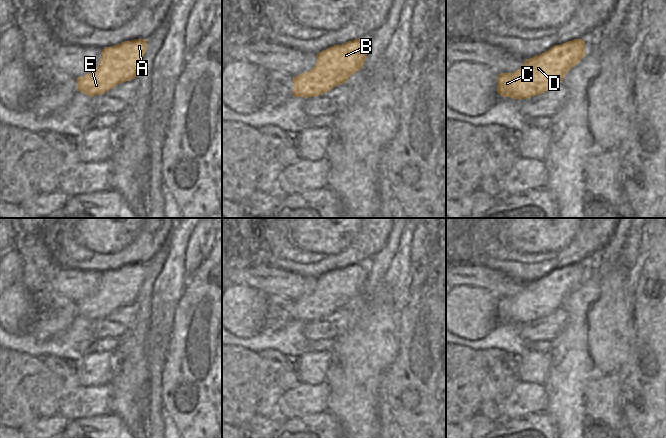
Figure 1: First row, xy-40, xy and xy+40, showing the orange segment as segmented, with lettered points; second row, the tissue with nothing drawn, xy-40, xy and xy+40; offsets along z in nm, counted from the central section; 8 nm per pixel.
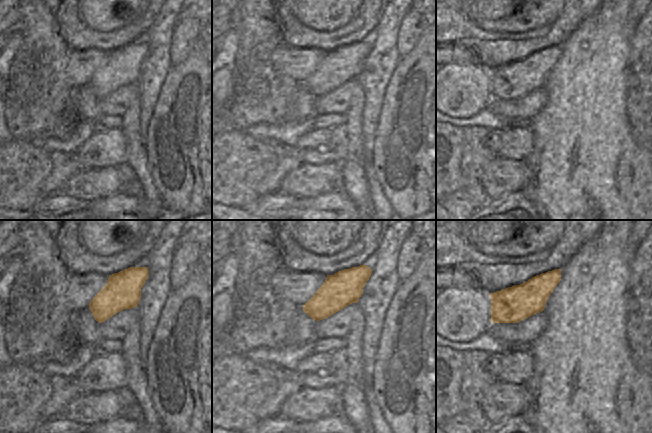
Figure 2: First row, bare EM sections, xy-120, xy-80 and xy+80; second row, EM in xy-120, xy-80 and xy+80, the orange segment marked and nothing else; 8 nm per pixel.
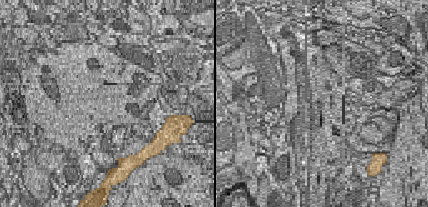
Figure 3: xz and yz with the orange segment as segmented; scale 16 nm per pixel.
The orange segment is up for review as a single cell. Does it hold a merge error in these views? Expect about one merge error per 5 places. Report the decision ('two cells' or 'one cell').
one cell

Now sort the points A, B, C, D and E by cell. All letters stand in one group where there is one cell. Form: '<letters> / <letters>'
A B C D E

